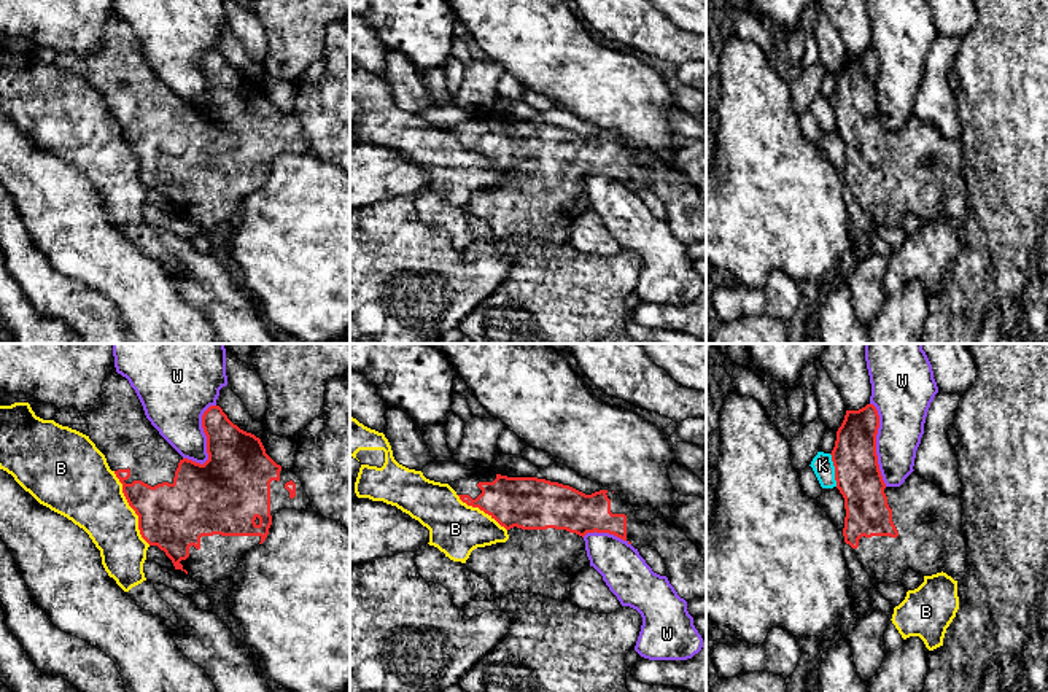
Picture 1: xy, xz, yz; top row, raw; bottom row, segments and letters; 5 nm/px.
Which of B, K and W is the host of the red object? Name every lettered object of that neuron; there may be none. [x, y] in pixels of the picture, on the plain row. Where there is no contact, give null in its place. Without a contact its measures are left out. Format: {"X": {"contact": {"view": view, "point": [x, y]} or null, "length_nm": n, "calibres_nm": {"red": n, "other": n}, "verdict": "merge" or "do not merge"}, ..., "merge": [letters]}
{"B": {"contact": {"view": "xy", "point": [131, 150]}, "length_nm": 420, "calibres_nm": {"red": 340, "other": 340}, "verdict": "do not merge"}, "K": {"contact": {"view": "yz", "point": [835, 113]}, "length_nm": 170, "calibres_nm": {"red": 220, "other": 110}, "verdict": "do not merge"}, "W": {"contact": {"view": "yz", "point": [875, 88]}, "length_nm": 440, "calibres_nm": {"red": 220, "other": 260}, "verdict": "do not merge"}, "merge": []}

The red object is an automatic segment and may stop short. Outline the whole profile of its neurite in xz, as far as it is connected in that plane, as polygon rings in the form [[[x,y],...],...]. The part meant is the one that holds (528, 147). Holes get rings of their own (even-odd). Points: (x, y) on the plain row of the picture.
[[[479,110],[472,119],[448,129],[463,146],[479,151],[507,173],[506,186],[477,191],[464,207],[493,231],[499,243],[514,237],[568,243],[573,221],[590,210],[584,180],[595,175],[614,178],[638,194],[652,189],[665,204],[666,221],[681,242],[706,242],[706,204],[684,173],[663,162],[638,164],[635,151],[614,135],[585,138],[558,126],[507,121]]]

